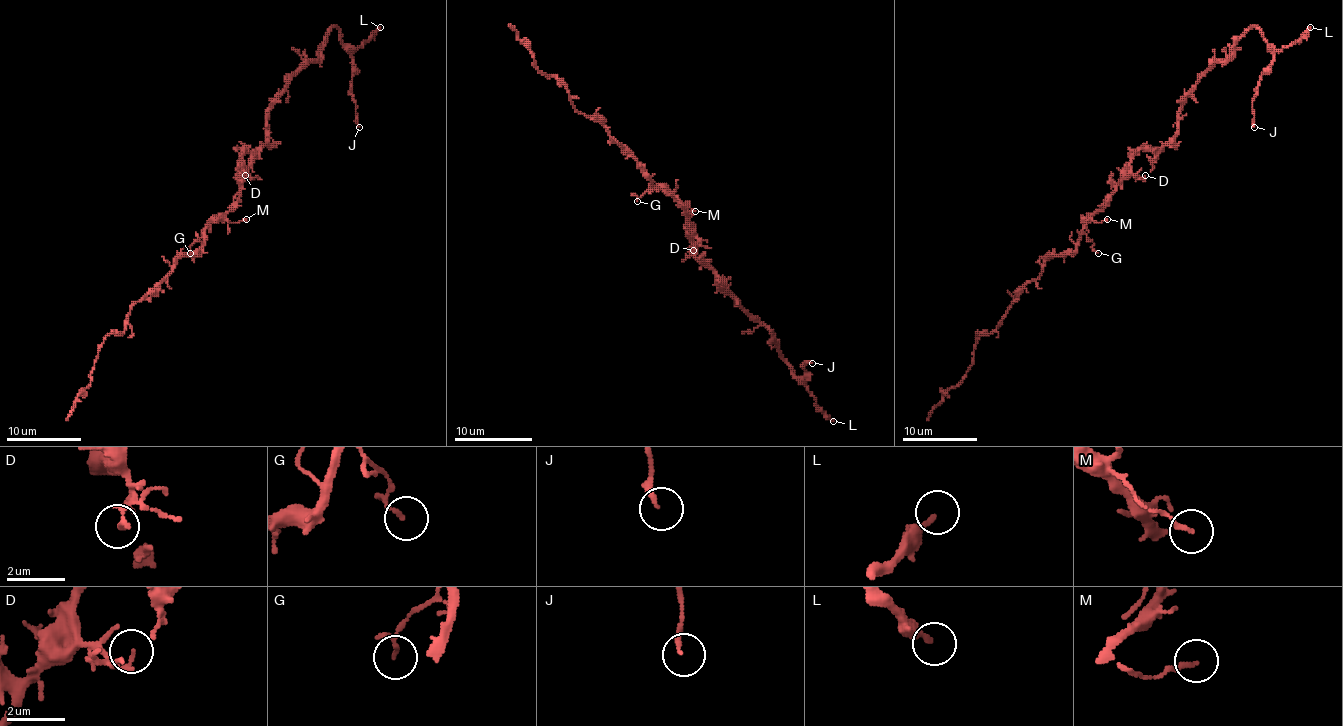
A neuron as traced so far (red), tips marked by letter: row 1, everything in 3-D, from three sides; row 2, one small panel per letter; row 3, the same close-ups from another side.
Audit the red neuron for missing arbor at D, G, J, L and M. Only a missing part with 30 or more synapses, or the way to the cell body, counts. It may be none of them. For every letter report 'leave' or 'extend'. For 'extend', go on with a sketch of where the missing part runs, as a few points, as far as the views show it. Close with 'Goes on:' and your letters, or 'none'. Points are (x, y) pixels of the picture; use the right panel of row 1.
D: leave
G: leave
J: leave
L: leave
M: leave
Goes on: none

